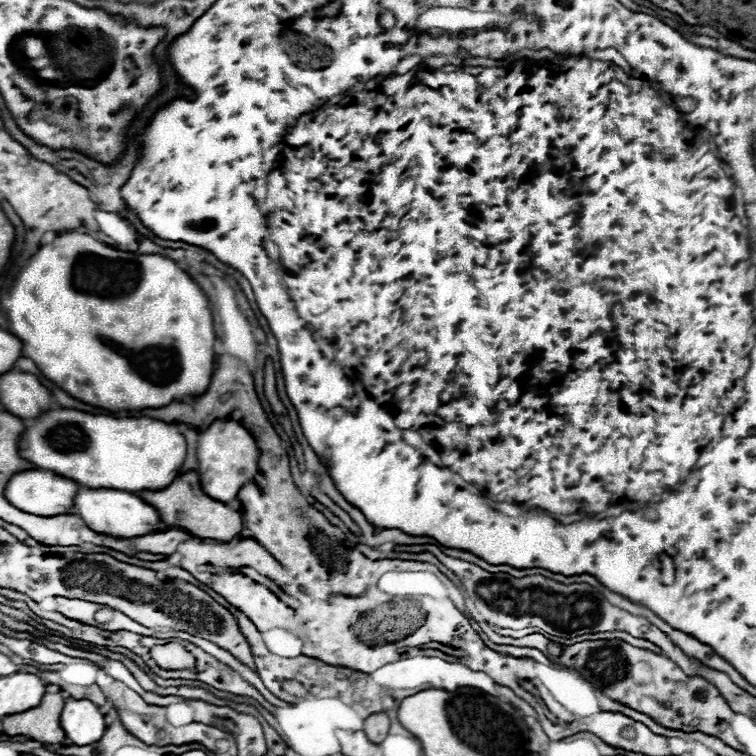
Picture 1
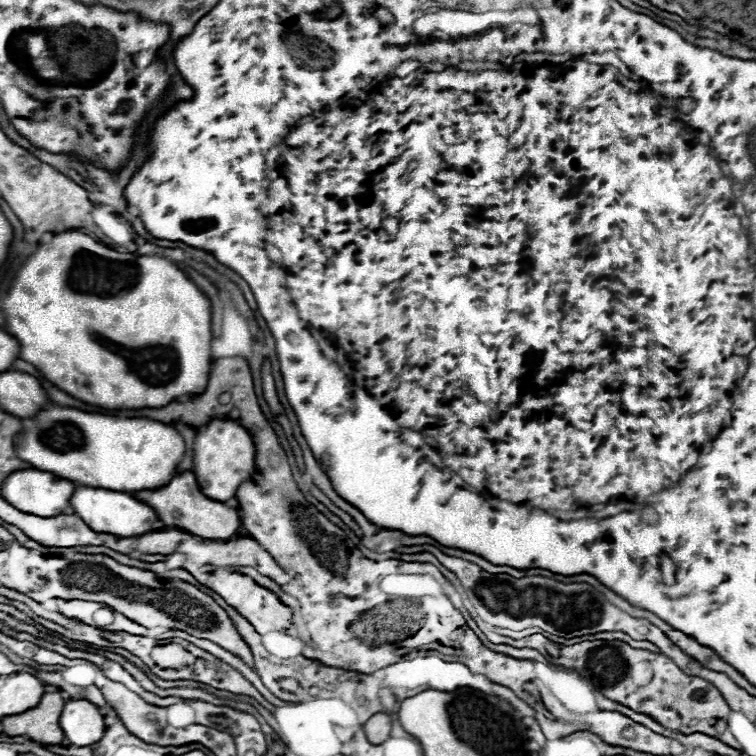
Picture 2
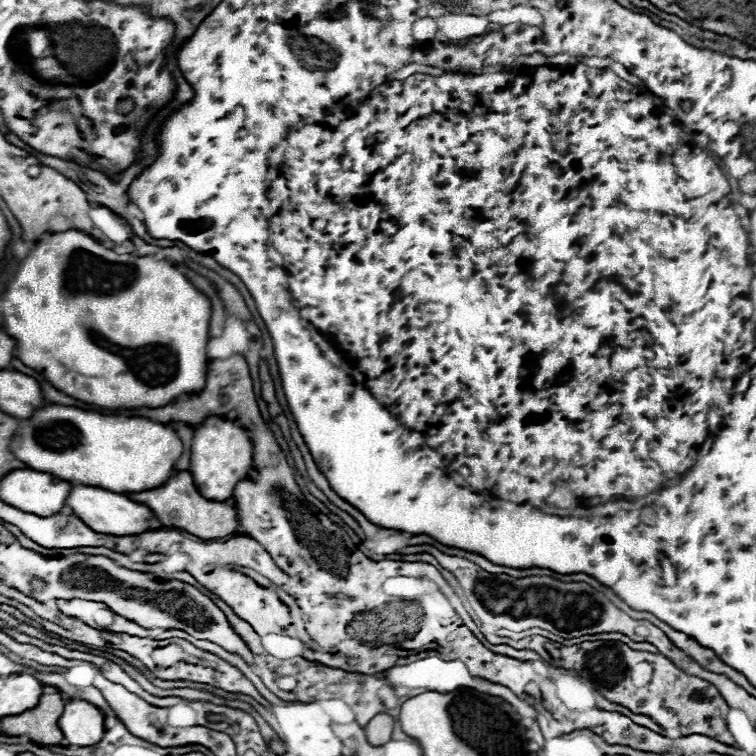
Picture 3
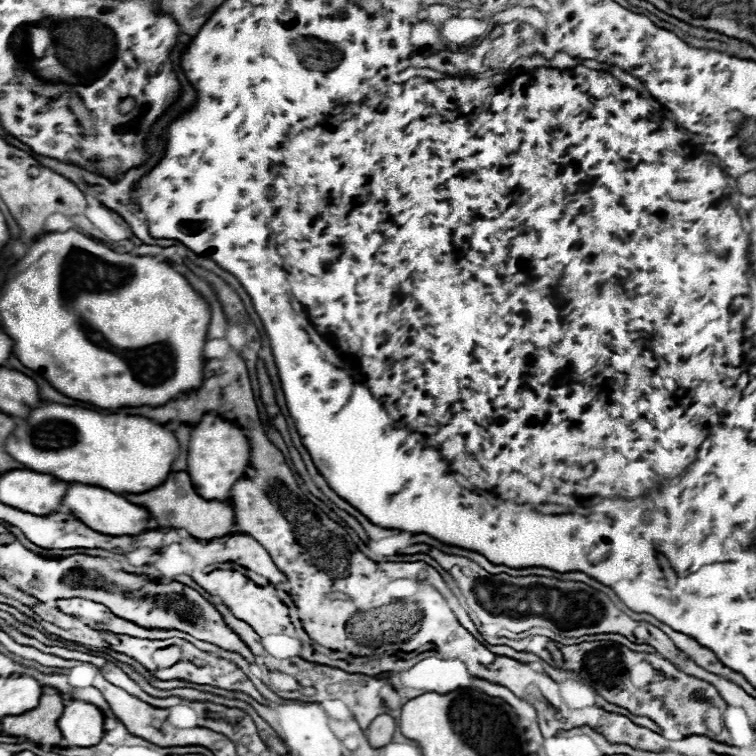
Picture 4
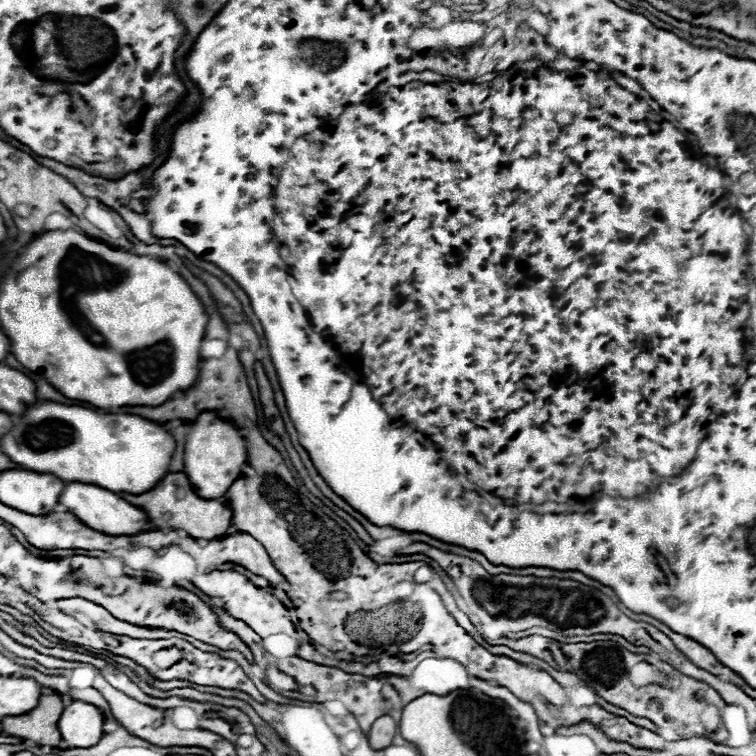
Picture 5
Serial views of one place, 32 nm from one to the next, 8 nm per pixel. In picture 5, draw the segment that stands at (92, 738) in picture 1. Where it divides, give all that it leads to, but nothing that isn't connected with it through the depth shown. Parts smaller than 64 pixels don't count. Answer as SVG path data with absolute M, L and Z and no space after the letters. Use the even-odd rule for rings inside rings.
M74 700L70 706L64 708L58 720L58 730L68 748L90 748L104 736L102 724L104 716L96 706Z

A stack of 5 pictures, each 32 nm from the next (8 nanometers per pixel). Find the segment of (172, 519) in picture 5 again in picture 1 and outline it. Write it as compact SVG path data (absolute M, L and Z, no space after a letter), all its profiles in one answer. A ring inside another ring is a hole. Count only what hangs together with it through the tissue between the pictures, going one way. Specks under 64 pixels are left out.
M186 472L186 474L178 476L164 490L158 490L158 492L142 490L138 496L144 498L148 504L152 504L160 512L160 518L168 526L176 526L176 528L188 530L188 532L192 532L194 536L200 536L200 538L212 538L212 540L218 540L218 542L228 542L228 540L240 538L240 532L244 528L242 514L238 510L232 510L224 502L212 500L210 496L206 496L202 492L200 476L196 472Z

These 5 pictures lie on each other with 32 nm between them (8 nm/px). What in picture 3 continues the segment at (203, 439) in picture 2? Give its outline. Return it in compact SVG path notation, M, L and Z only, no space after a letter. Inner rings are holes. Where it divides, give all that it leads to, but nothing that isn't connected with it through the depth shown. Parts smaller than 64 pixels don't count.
M218 416L206 418L202 426L194 428L192 456L190 456L190 472L194 476L200 494L208 500L220 502L232 498L236 484L246 480L248 472L252 470L252 454L254 448L244 428L240 428L236 422L222 420Z

